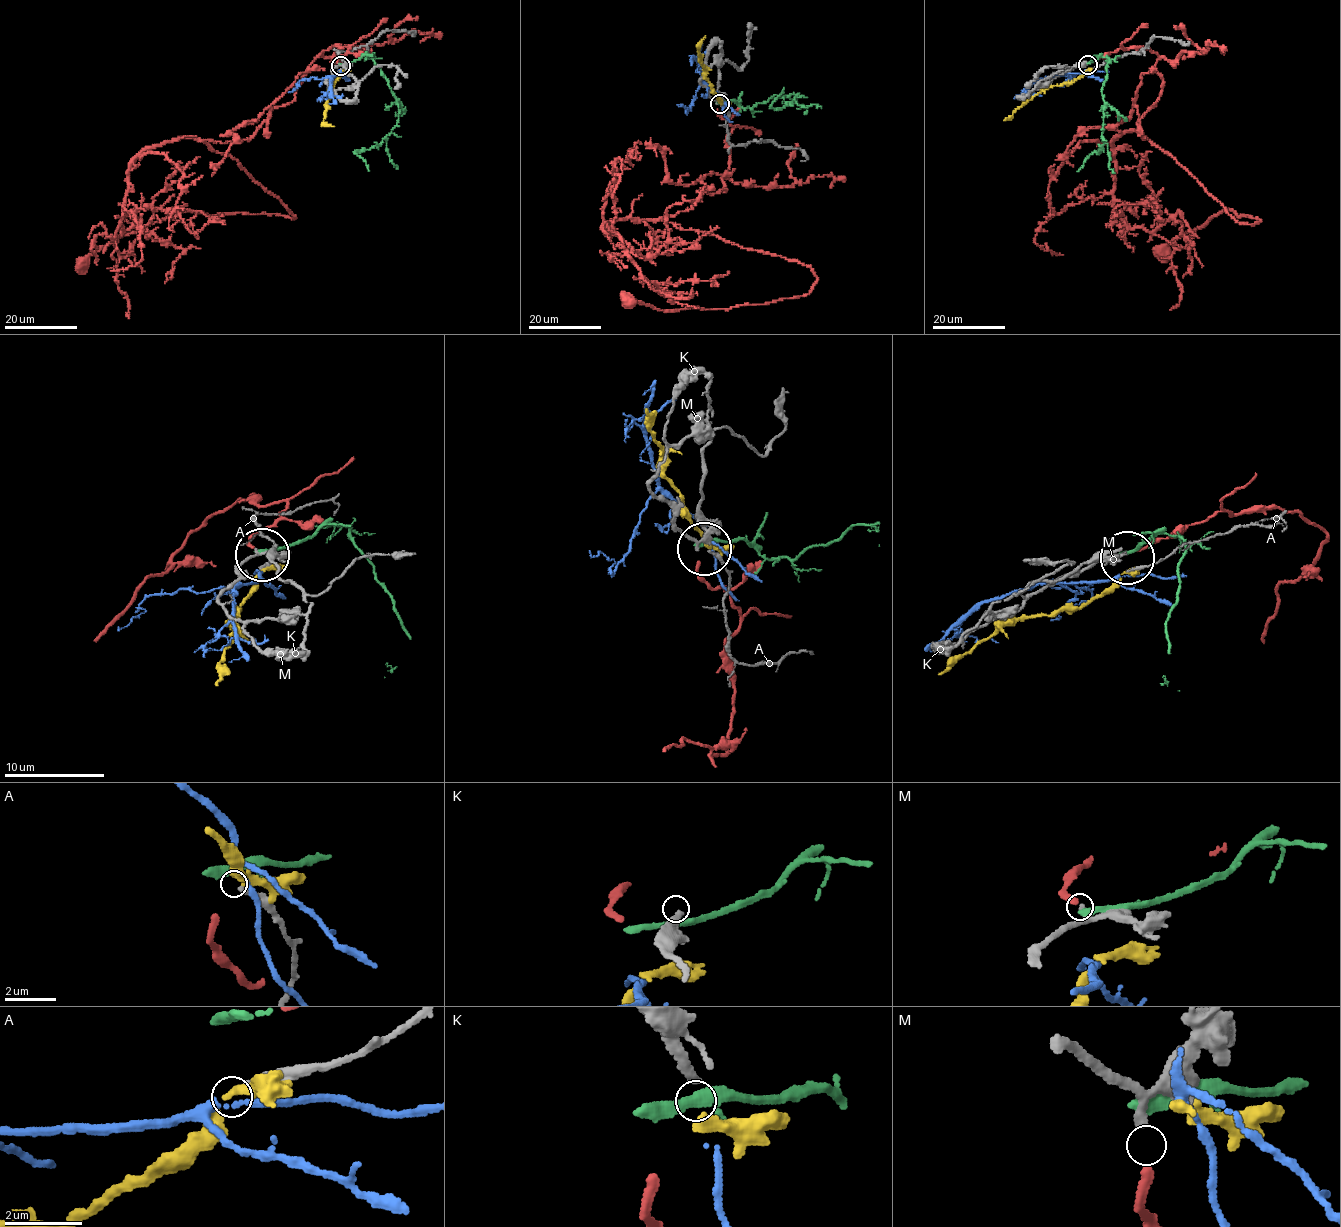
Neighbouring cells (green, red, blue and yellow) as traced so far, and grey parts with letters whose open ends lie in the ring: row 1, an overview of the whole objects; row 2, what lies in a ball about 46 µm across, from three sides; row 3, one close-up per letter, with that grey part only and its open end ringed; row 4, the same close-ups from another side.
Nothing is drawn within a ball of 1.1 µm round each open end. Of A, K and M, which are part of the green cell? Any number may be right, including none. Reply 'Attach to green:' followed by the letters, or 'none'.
Attach to green: none

